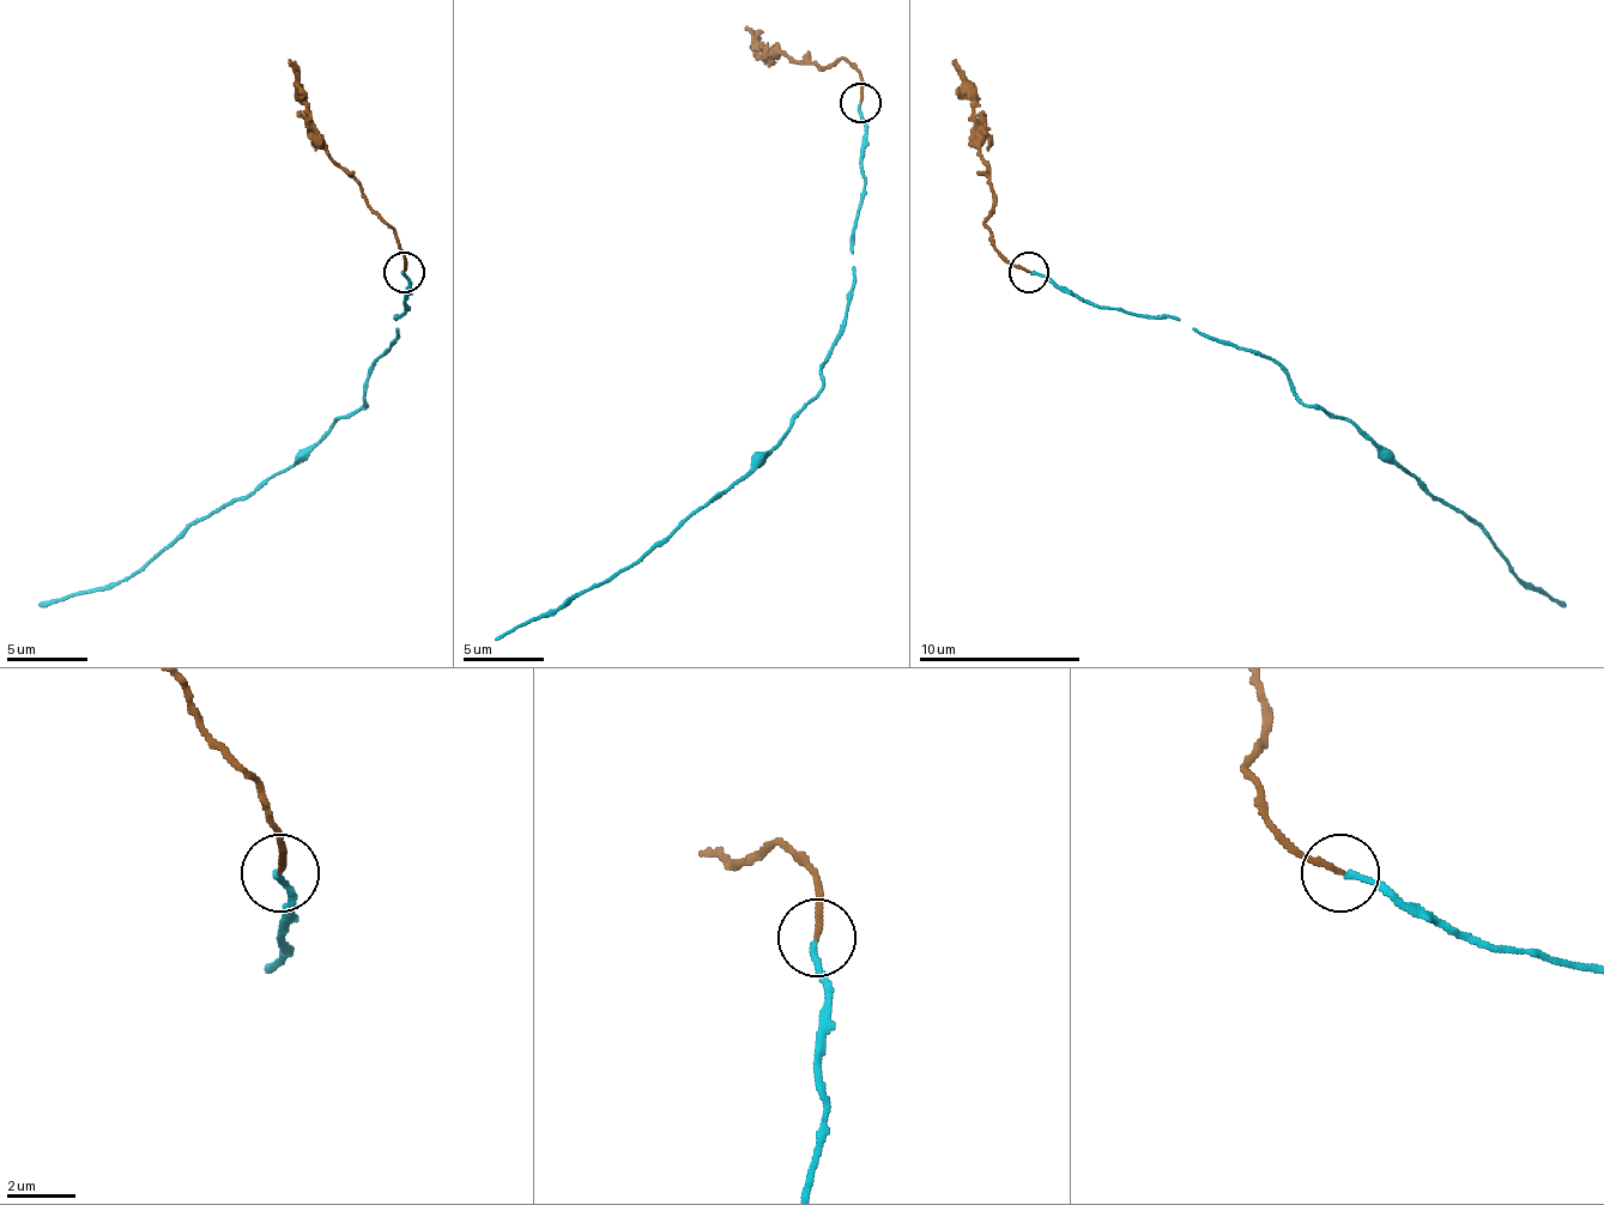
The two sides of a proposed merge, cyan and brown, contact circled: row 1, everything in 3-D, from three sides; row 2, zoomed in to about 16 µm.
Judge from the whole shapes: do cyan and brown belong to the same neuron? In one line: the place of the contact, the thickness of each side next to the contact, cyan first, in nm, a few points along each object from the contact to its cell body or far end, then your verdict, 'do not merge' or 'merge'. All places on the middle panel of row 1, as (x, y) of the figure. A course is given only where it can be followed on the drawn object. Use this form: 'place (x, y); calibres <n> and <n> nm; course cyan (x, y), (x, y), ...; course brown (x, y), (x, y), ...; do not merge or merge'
place (860, 103); calibres 160 and 160 nm; course cyan (861, 103), (865, 176), (853, 282), (841, 333), (821, 365), (821, 391), (744, 474), (623, 571), (494, 640); course brown (861, 103), (861, 76), (845, 59), (829, 67), (793, 64), (756, 35), (744, 31); do not merge

